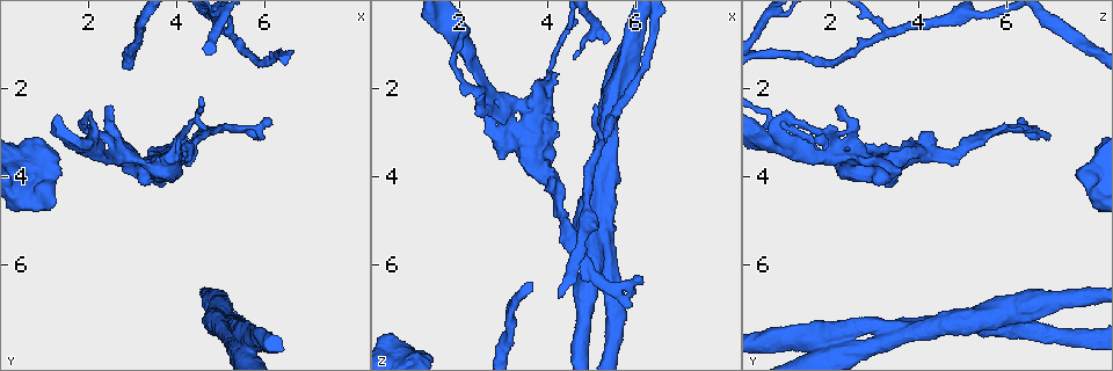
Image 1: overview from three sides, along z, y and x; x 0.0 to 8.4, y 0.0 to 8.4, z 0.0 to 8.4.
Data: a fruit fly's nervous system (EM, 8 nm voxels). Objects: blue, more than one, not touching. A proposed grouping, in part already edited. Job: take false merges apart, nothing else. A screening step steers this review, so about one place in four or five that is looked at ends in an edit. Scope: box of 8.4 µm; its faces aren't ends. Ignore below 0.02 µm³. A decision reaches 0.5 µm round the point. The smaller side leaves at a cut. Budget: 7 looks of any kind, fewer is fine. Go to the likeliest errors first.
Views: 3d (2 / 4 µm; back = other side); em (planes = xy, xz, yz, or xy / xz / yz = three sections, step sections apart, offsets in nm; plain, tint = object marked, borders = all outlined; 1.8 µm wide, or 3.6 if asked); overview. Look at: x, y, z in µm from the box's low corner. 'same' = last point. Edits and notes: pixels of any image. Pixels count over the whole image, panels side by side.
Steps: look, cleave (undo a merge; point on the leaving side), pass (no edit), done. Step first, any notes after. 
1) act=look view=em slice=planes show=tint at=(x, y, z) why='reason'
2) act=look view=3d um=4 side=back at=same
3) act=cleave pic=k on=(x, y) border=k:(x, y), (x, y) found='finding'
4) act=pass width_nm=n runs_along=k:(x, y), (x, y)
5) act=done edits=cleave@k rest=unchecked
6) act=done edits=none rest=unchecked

act=look view=em um=3.6 slice=planes show=tint at=(5.60, 7.95, 1.85) why='arms run side by side'

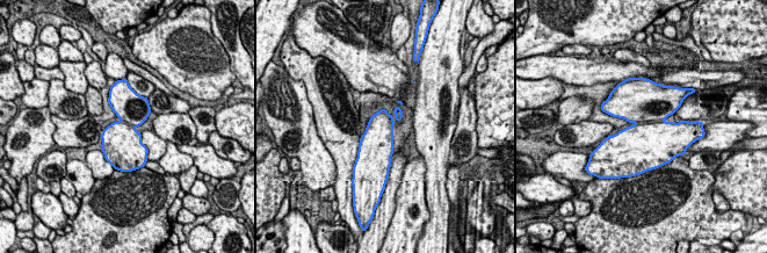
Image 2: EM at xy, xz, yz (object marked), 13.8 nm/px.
act=cleave pic=2 on=(656, 138) border=2:(663, 120), (639, 123) found='two neurons meet here'

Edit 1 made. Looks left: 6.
act=look view=overview why='see it whole again'

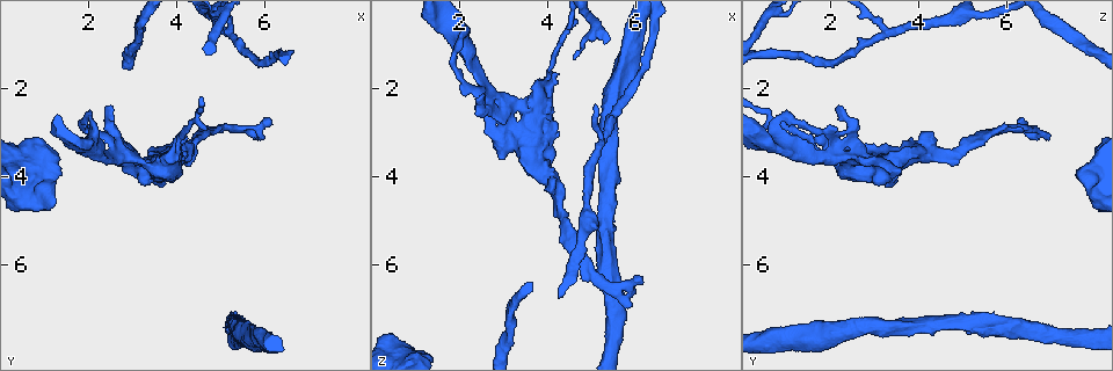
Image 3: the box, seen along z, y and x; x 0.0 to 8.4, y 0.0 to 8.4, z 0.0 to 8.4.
act=look view=3d um=4 at=(2.65, 3.65, 2.60) why='sharp bend'

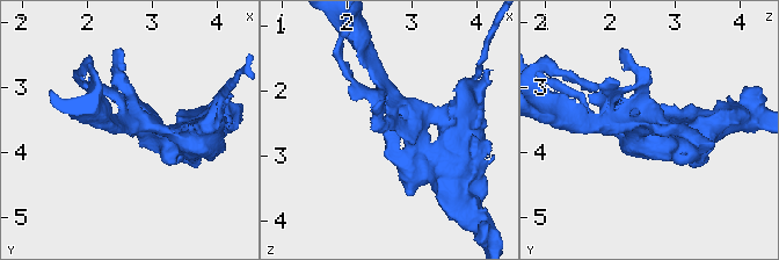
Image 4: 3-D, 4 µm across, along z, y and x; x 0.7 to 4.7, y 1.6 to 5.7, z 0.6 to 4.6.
act=look view=em slice=planes show=tint at=(2.65, 3.60, 2.70) why='now the EM'

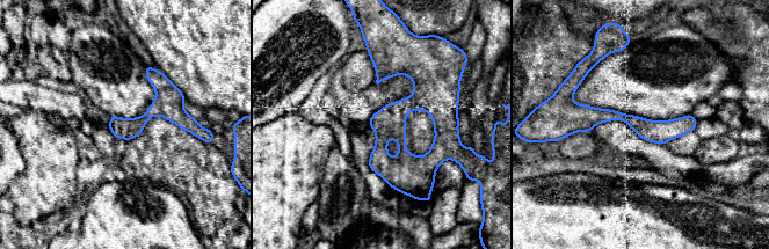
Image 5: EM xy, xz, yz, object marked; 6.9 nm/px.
act=pass runs_along=5:(376, 53), (419, 80), (399, 114), (403, 189) found='continuous, no second neuron'

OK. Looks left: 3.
act=look view=3d um=4 side=back at=(5.15, 0.80, 3.30) why='arms part here'

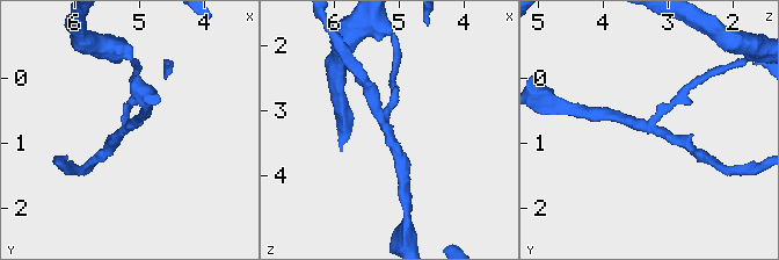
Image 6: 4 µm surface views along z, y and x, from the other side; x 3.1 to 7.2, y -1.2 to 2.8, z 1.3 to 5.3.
act=look view=em slice=planes show=borders at=(5.20, 0.75, 3.30)

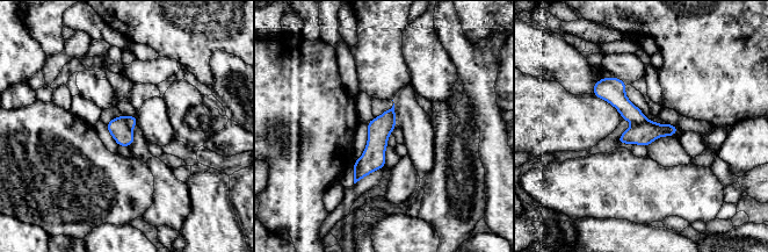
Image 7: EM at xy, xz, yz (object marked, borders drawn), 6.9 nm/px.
act=cleave pic=7 on=(644, 134) border=7:(646, 119), (632, 126) found='two neurons meet here'

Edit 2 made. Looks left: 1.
act=done edits=cleave@2,cleave@7 rest=unchecked

